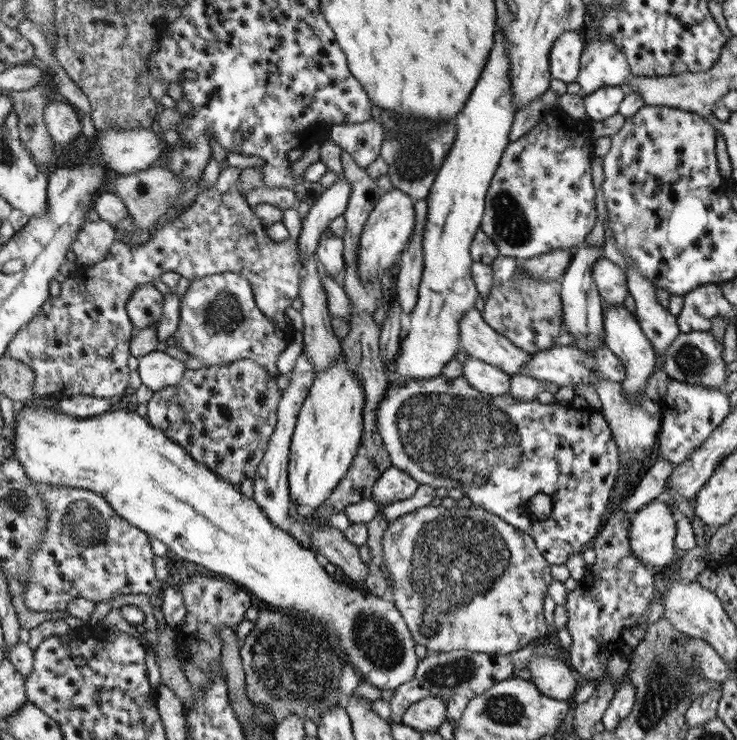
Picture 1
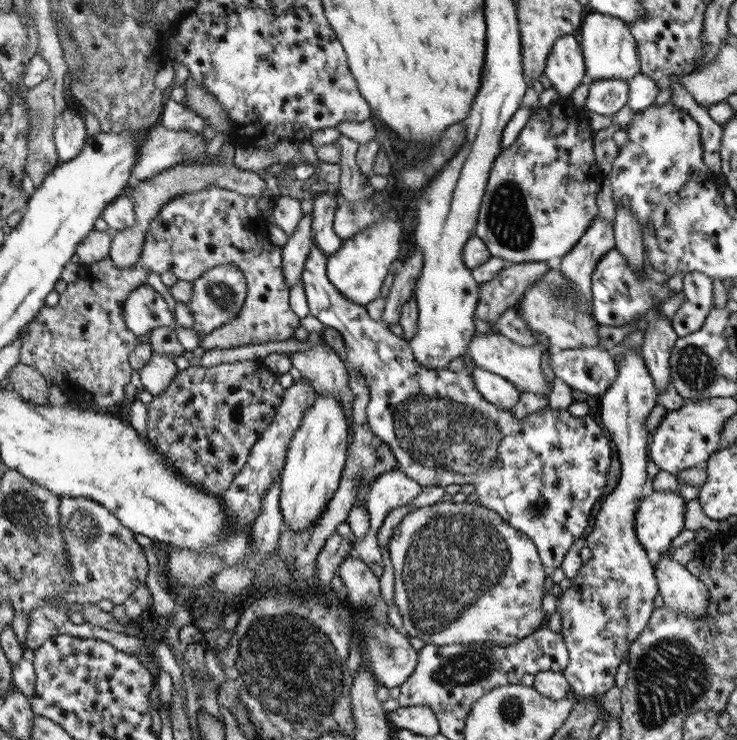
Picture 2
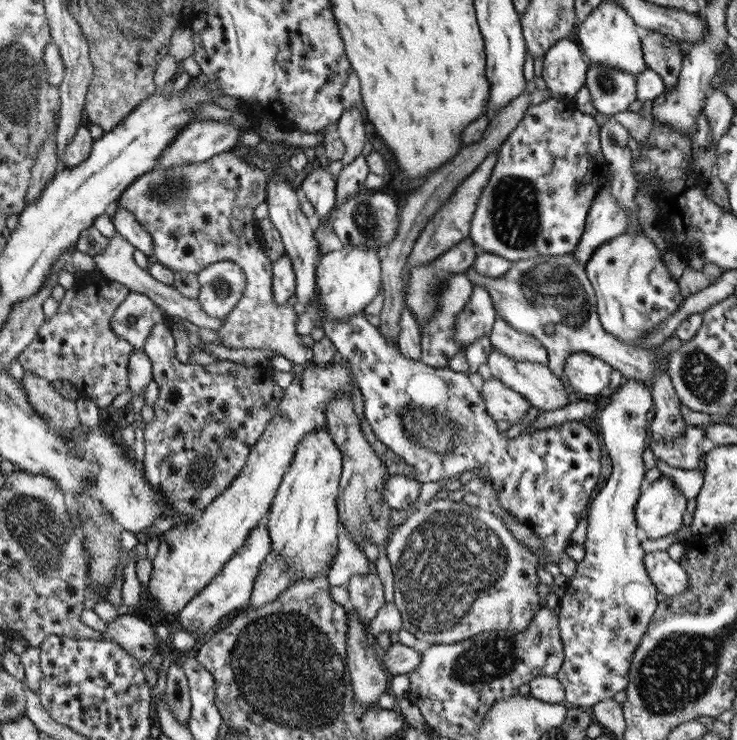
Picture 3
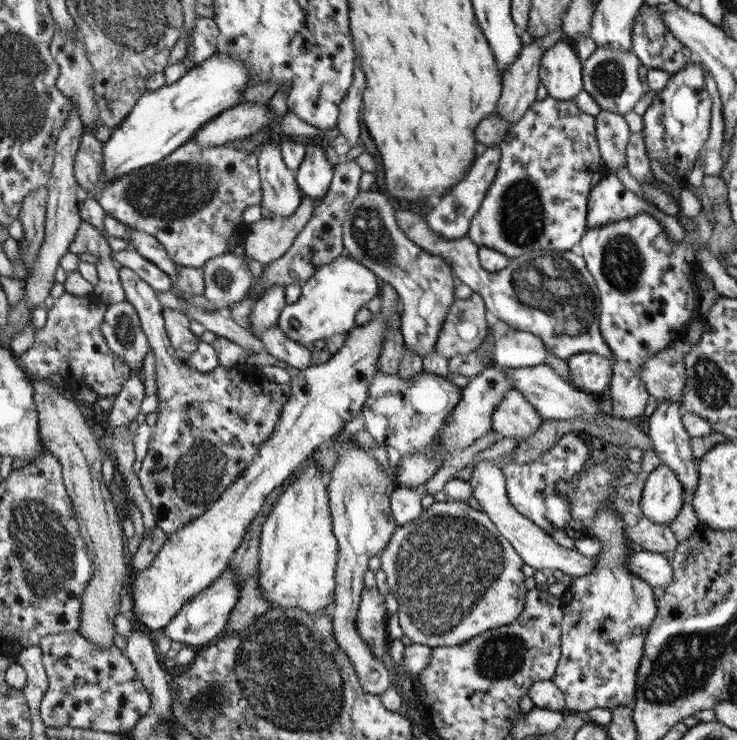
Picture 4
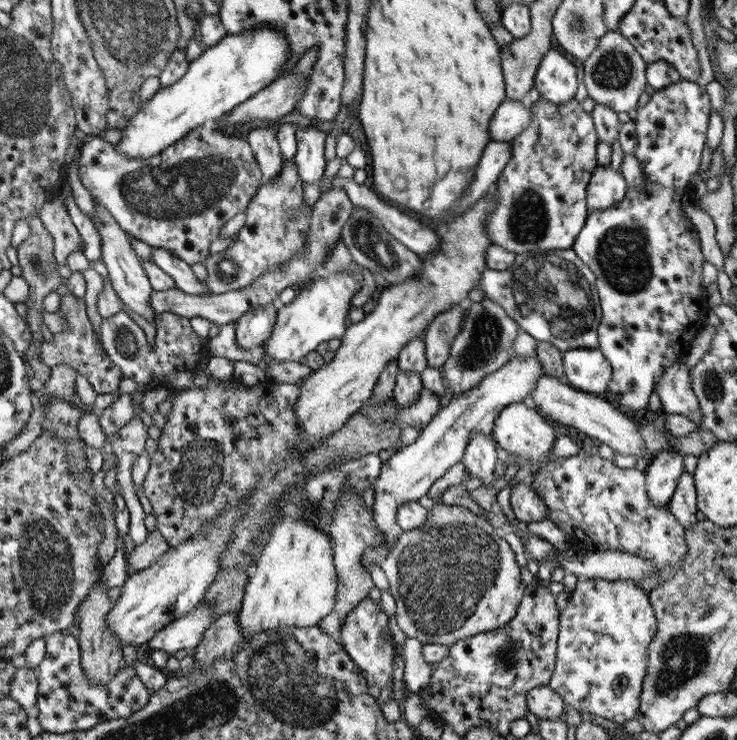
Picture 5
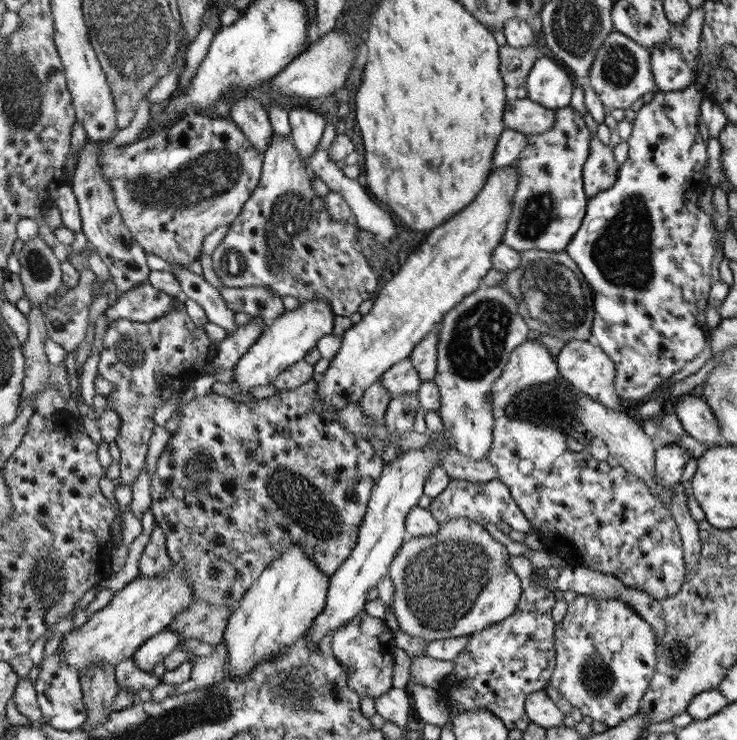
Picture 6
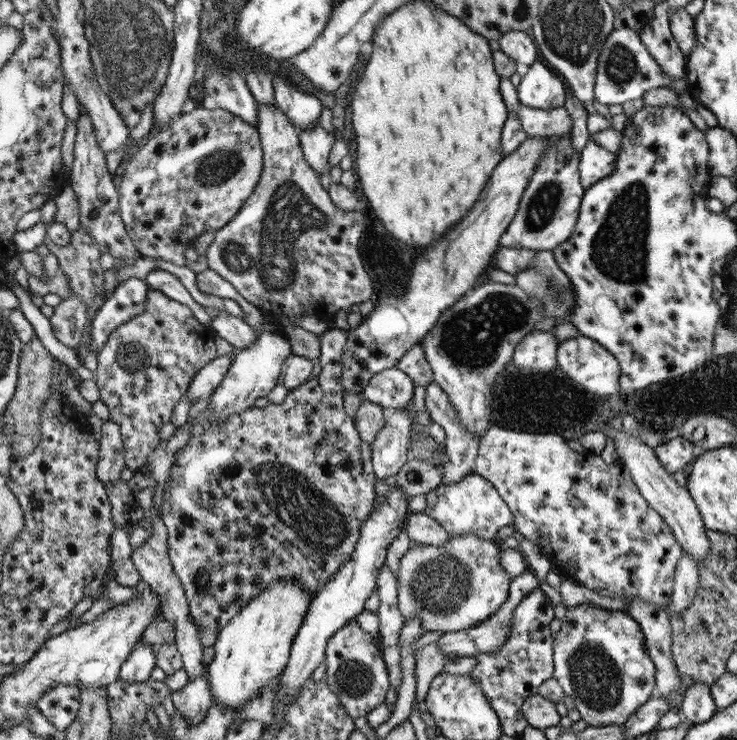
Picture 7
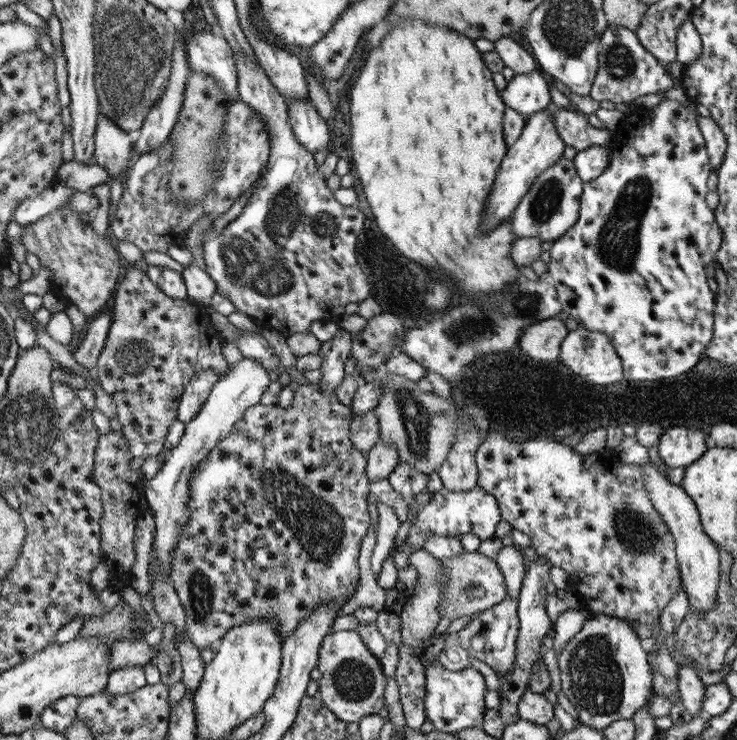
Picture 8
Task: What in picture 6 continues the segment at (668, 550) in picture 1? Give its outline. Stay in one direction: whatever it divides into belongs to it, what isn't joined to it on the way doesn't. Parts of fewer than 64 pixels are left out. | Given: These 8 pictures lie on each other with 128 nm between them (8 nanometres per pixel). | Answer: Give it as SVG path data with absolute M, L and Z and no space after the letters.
M678 444L658 446L655 452L655 481L658 488L674 488L682 482L682 472L692 456Z

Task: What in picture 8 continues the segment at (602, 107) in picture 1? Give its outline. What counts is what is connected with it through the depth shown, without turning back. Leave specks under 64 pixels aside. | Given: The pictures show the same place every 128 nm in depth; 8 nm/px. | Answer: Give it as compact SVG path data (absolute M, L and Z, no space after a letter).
M609 25L600 37L600 44L597 73L589 92L594 100L610 100L615 104L623 102L631 105L638 96L678 87L674 86L666 66L660 64L659 60L642 46L635 31L620 25Z

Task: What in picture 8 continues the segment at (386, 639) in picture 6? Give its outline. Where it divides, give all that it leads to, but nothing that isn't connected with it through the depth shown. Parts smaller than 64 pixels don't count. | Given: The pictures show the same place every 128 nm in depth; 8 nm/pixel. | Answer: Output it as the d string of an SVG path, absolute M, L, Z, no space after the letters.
M340 630L339 632L328 634L320 645L316 670L322 674L320 679L317 680L317 696L327 708L344 722L359 723L366 716L378 714L380 708L385 705L385 684L388 680L384 676L383 666L379 659L366 648L356 630Z

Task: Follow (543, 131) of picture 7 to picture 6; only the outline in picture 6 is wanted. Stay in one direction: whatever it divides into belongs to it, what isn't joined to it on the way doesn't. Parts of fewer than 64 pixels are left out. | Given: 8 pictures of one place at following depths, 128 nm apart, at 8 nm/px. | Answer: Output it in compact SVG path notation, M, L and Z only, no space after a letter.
M528 97L507 100L503 112L506 129L523 135L542 134L555 125L555 109L532 102Z

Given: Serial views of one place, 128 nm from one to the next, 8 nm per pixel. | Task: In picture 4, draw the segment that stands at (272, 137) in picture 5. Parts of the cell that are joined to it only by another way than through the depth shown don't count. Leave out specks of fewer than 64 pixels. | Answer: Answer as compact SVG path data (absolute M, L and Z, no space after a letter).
M268 139L267 143L261 143L261 147L260 156L258 156L260 161L261 189L264 191L264 200L261 201L261 206L270 216L287 217L293 215L302 200L299 184L292 175L292 171L282 161L281 148L276 141Z

